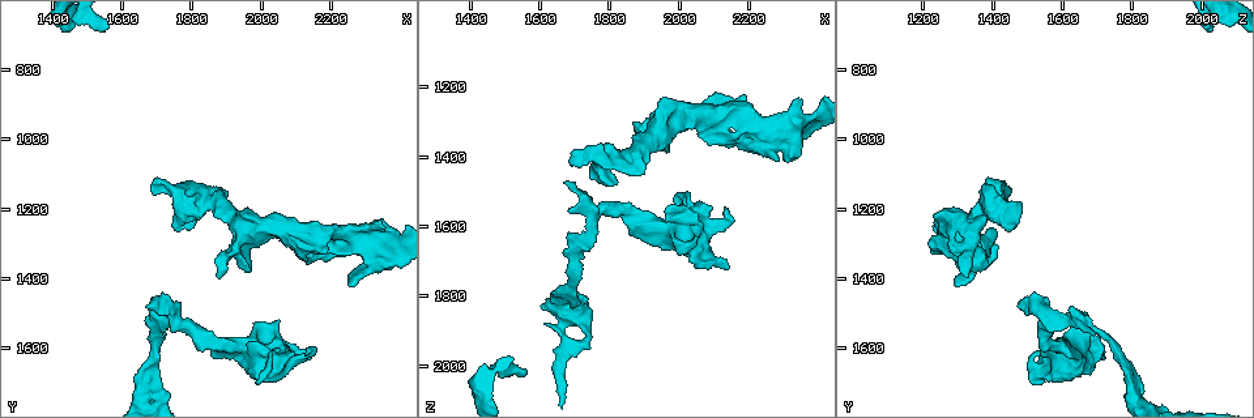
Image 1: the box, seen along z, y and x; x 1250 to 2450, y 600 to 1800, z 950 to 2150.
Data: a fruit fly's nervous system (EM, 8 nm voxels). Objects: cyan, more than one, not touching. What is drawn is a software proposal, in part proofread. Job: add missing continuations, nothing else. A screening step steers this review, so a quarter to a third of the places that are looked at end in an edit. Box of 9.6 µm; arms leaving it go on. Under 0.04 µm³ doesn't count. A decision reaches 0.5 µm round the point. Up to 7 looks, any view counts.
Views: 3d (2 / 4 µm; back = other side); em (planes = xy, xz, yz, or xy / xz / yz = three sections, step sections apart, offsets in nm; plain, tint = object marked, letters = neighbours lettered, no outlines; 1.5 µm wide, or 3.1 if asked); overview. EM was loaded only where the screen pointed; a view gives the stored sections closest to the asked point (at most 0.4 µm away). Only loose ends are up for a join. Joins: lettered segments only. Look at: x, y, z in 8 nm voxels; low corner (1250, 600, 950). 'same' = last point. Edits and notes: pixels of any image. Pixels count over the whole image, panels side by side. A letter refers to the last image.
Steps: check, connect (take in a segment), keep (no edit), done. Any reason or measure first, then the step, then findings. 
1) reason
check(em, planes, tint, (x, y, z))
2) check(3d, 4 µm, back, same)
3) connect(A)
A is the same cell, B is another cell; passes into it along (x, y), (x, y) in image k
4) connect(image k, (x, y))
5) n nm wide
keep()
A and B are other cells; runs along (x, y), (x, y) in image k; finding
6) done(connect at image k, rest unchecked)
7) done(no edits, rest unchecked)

an open end
check(em, planes, plain, (1880, 1400, 1310))

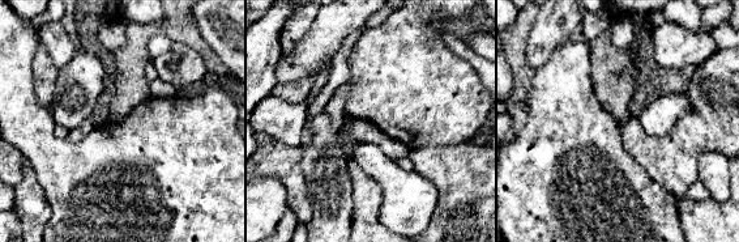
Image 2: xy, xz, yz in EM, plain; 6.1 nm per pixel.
check(em, planes, letters, same)

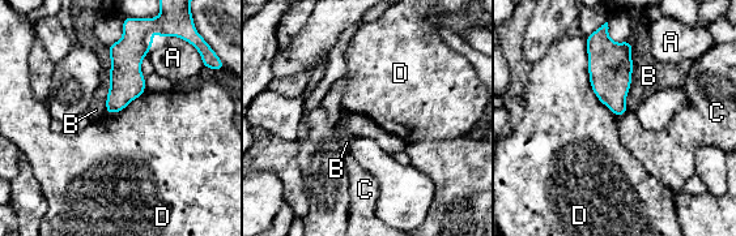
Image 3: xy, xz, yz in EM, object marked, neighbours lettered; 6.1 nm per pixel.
D touches over 550 nm
keep()
A, B, C and D are other cells; border along (585, 39), (588, 84), (617, 118) in image 3; no lettered segment goes on from it

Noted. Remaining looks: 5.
tapers out
check(em, xz, step 8, letters, (2130, 1620, 1540))

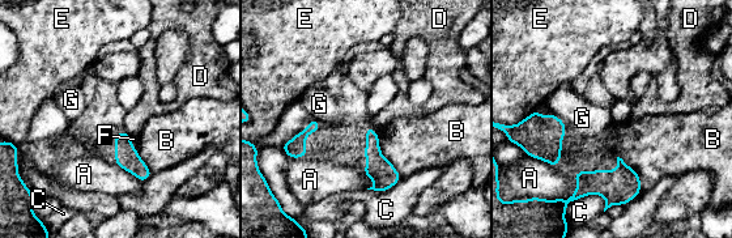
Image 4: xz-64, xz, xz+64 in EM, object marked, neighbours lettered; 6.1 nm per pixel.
check(em, planes, letters, same)

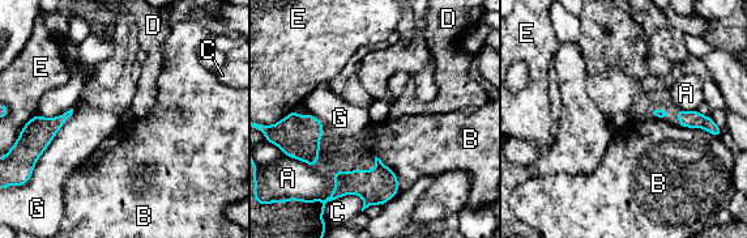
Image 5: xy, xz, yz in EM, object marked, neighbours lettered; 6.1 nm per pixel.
keep()
A, B, C, D, E and G are other cells; border along (375, 156), (395, 173), (398, 191) in image 5; no lettered segment goes on from it

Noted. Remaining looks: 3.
an open end
check(3d, 2 µm, (1560, 680, 2010))

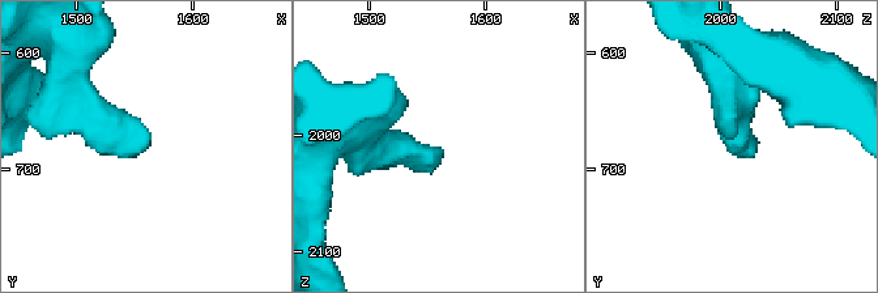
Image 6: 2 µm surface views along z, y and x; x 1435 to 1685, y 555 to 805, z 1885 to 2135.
check(em, planes, letters, (1558, 682, 2020))

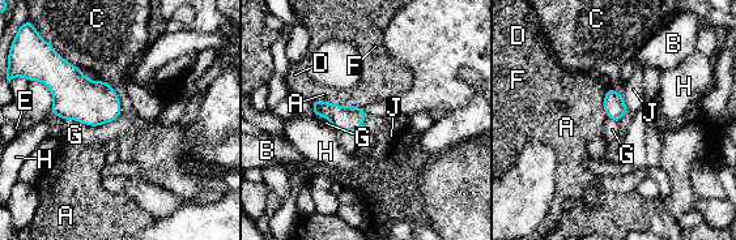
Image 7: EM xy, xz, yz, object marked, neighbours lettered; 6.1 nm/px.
G touches over 360 nm
keep()
A, B, C, D, E, F, G, H and J are other cells; border along (122, 114), (98, 125), (64, 120) in image 7; none of them fits

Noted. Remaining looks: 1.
done(no edits, rest unchecked)

